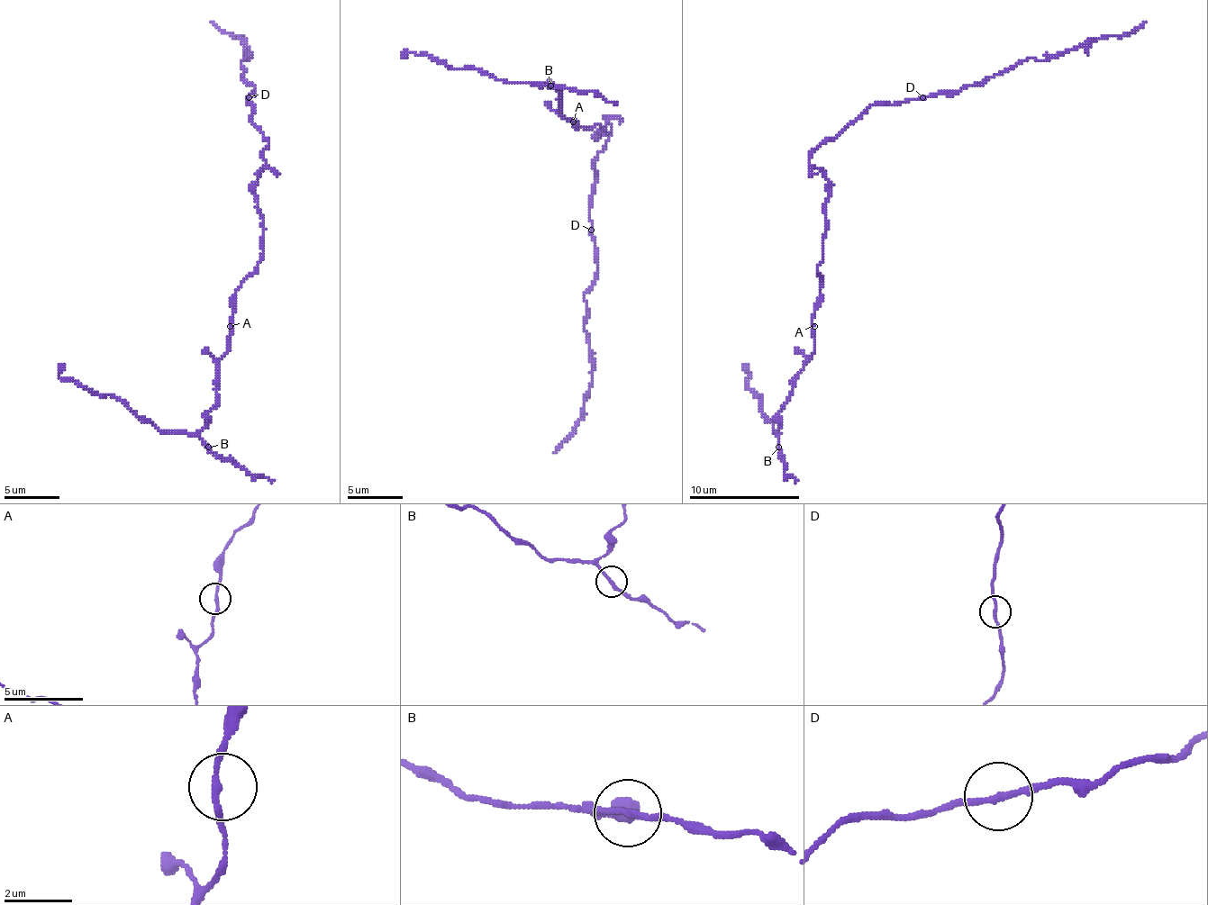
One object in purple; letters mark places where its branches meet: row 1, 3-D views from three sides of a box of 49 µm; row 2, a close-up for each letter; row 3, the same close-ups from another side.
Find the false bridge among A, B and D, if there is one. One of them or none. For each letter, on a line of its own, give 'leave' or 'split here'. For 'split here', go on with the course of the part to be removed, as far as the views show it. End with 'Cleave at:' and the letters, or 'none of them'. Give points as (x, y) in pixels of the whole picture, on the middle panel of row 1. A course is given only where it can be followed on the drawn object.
A: leave
B: leave
D: leave
Cleave at: none of them

